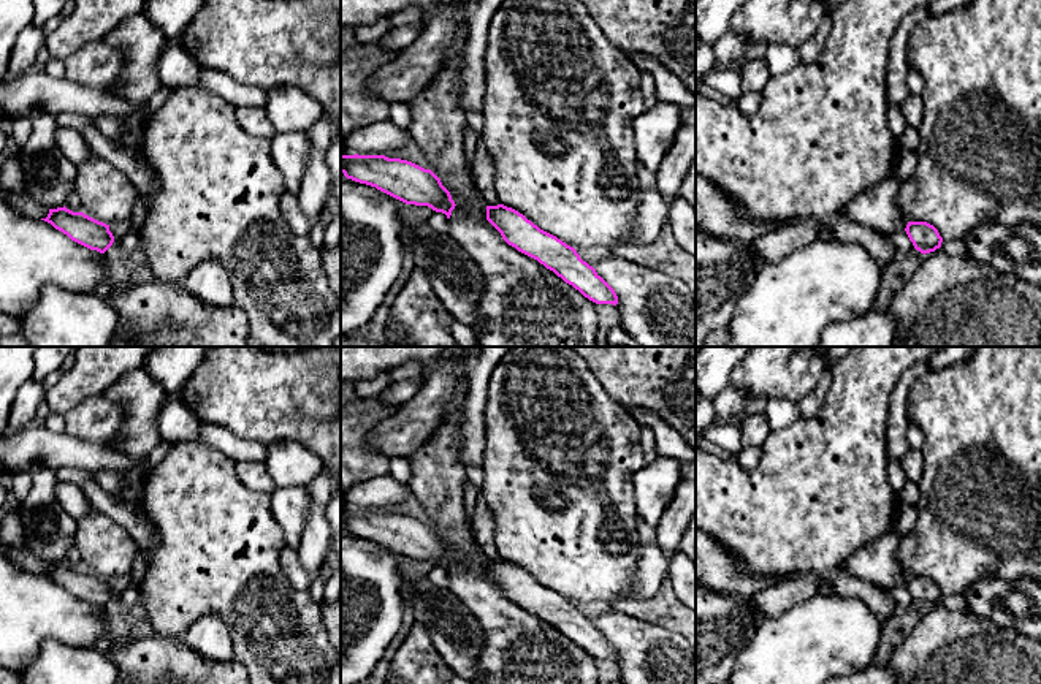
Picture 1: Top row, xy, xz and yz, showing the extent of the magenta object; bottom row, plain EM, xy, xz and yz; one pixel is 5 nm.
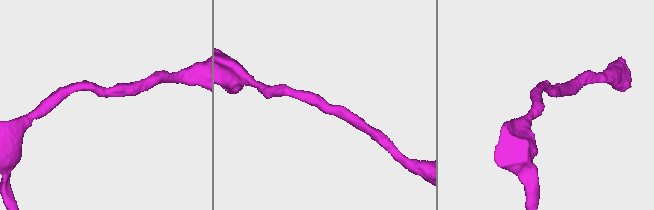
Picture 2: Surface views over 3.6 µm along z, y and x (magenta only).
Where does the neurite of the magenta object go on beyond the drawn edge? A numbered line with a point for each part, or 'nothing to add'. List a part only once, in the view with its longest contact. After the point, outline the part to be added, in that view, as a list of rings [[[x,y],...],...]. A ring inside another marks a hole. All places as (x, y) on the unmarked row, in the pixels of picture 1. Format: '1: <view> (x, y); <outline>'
nothing to add

